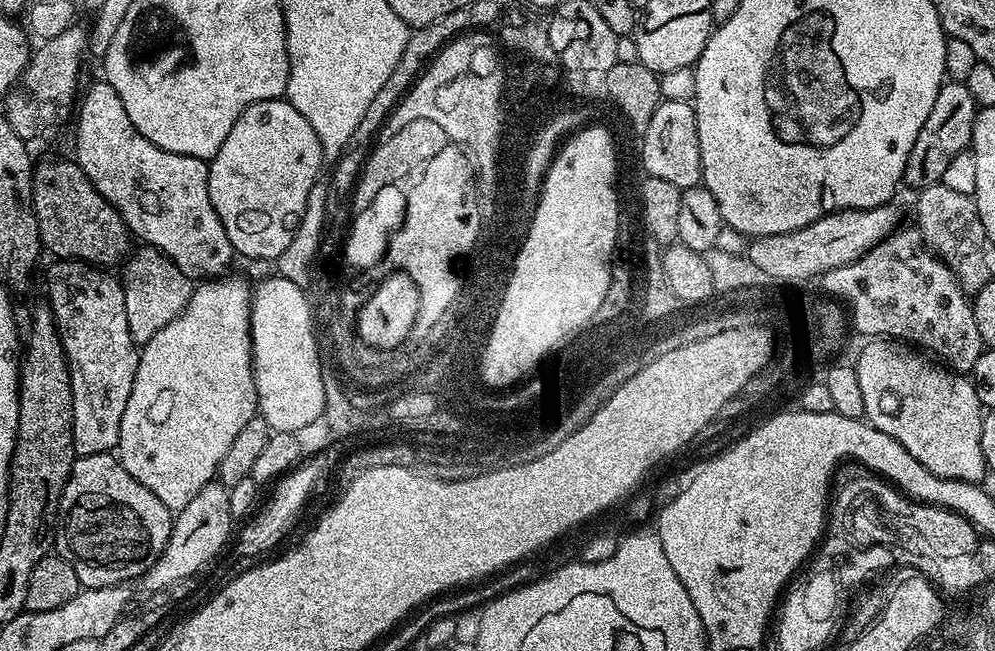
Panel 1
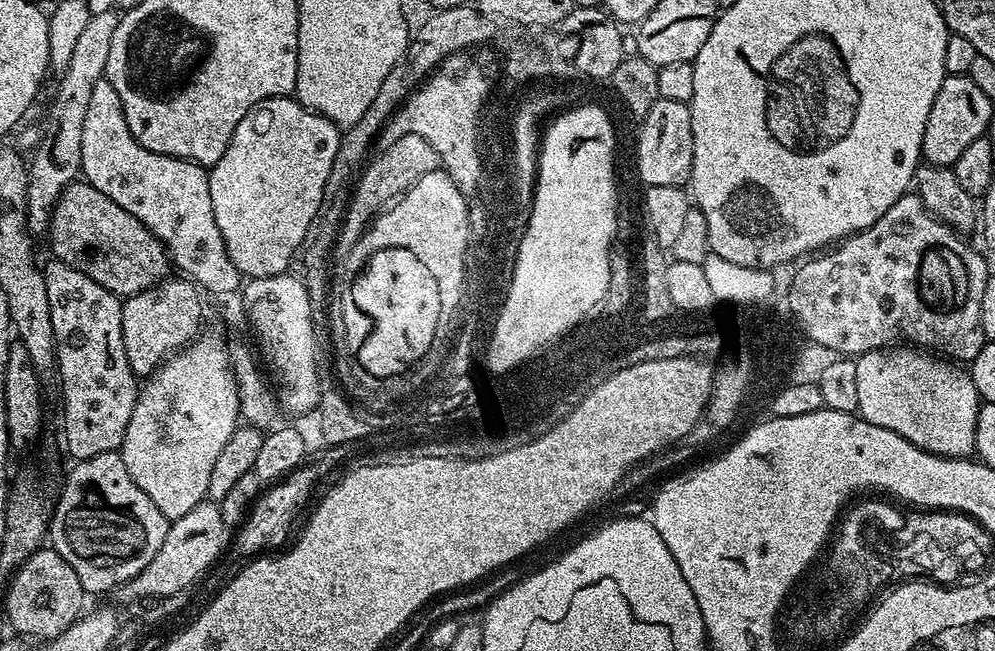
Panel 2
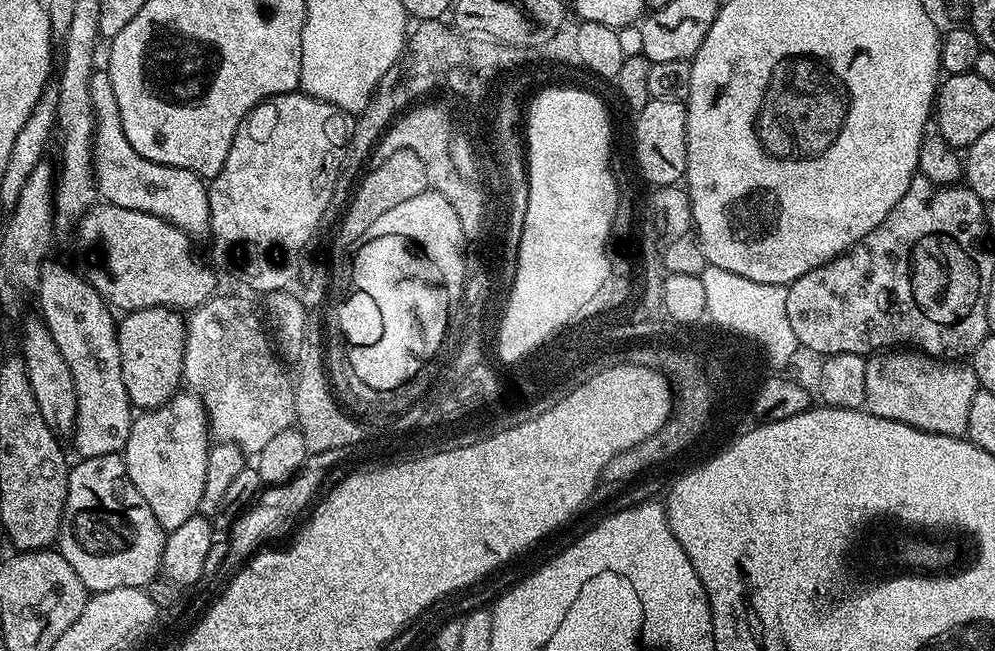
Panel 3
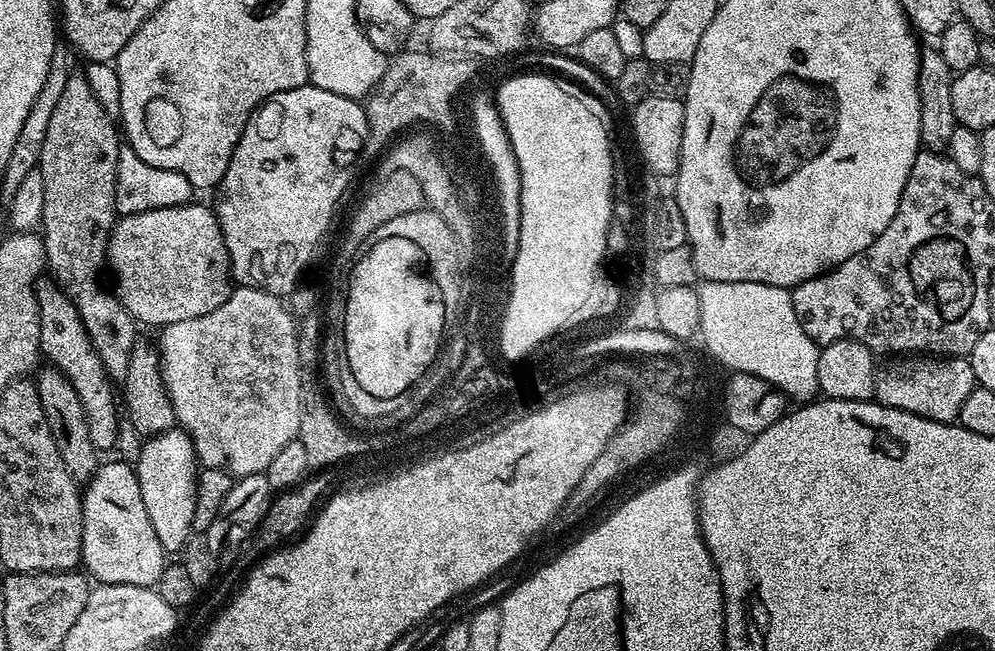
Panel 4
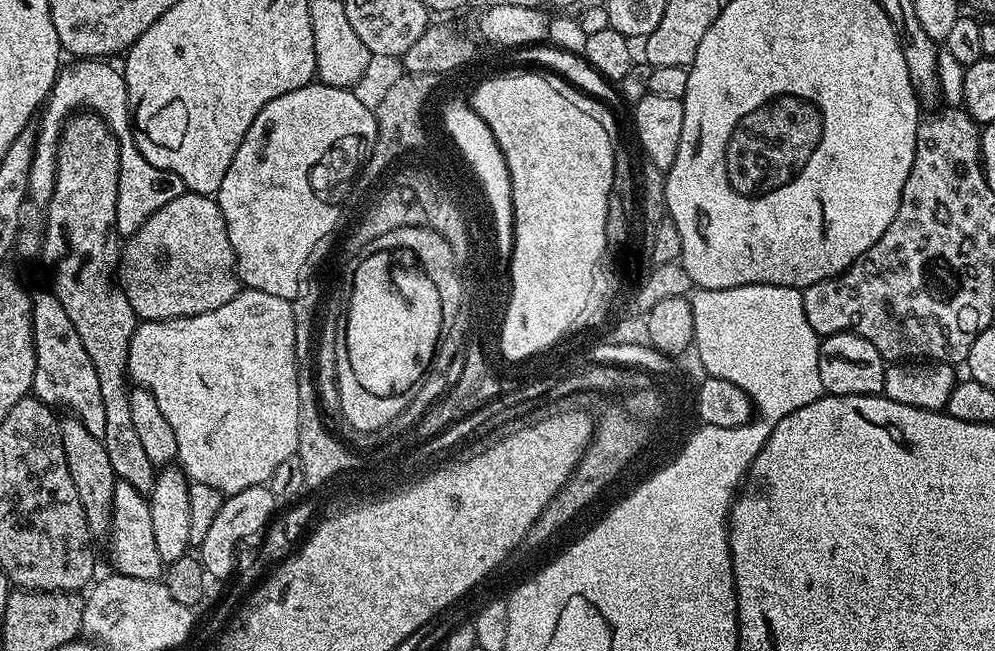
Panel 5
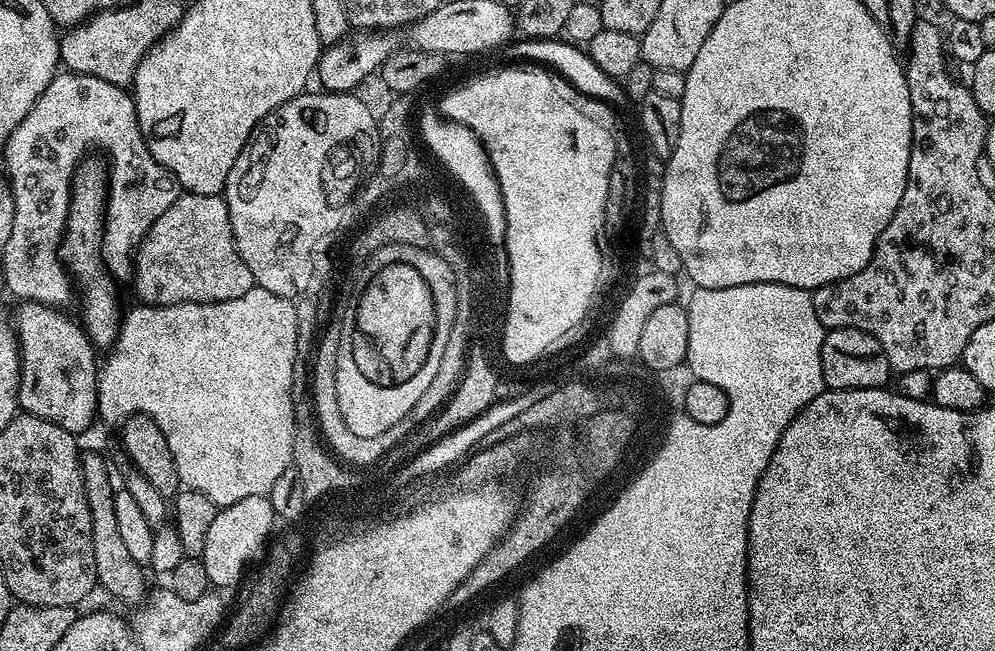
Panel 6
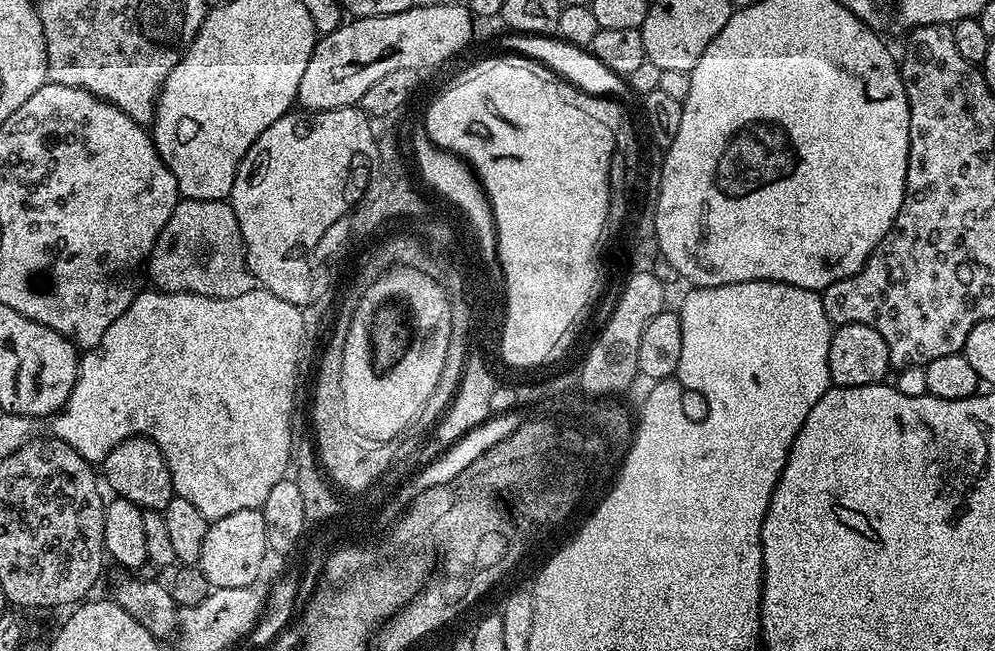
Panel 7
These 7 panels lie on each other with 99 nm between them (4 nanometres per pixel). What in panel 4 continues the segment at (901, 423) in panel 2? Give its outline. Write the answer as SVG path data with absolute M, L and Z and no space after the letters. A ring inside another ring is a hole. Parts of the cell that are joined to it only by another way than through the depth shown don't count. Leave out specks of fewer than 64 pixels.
M904 354L899 358L888 358L879 365L876 370L876 394L875 399L879 403L906 410L910 414L918 414L922 418L930 418L934 422L950 424L959 421L962 402L970 398L970 394L977 388L974 378L974 370L967 358L962 356L949 356L937 358L932 354Z

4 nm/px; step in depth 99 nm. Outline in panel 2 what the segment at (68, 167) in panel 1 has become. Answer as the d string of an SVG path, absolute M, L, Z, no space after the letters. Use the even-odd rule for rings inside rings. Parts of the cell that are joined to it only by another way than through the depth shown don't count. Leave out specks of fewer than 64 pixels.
M77 178L67 184L58 198L48 223L46 239L52 243L51 255L82 270L98 286L106 286L115 296L127 298L144 292L169 275L167 251L154 233L148 232L134 214L122 210L118 202L106 198L87 180Z

